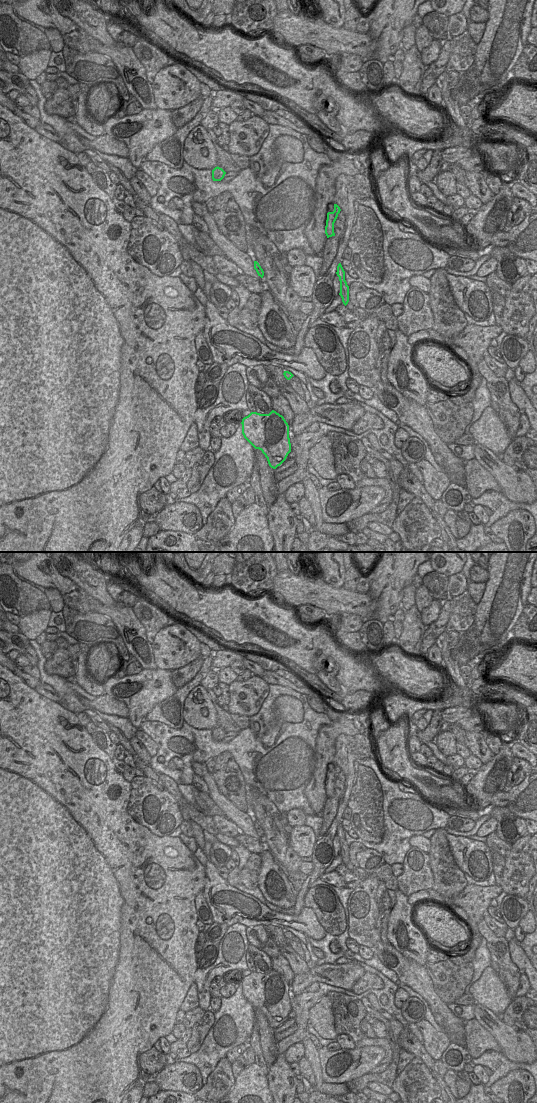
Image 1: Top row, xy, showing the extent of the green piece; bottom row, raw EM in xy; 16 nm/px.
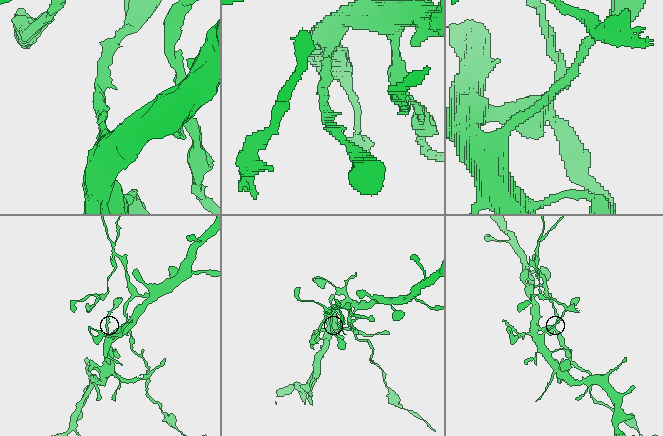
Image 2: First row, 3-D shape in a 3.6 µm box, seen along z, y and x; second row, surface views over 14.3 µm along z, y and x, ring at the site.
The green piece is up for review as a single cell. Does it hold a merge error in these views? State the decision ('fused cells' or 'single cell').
fused cells

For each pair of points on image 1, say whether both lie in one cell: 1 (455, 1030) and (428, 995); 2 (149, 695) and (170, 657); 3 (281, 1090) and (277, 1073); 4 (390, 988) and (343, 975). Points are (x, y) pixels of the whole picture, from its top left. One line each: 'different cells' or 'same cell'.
1: same cell
2: different cells
3: same cell
4: different cells

